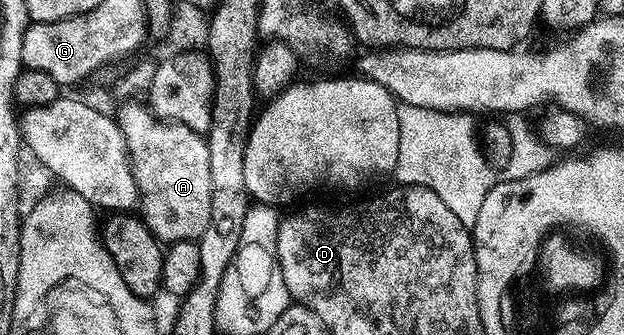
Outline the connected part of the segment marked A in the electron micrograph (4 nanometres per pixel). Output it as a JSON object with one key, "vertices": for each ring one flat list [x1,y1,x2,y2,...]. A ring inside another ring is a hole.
{"vertices":[[139,102,126,103,117,112,119,129,127,143,127,152,131,155,131,168,135,171,135,180,141,195,141,219,155,239,160,242,176,240,198,241,199,235,209,226,209,198,213,191,209,176,209,146,204,133,194,132,181,124,172,124,156,118,150,107]]}

